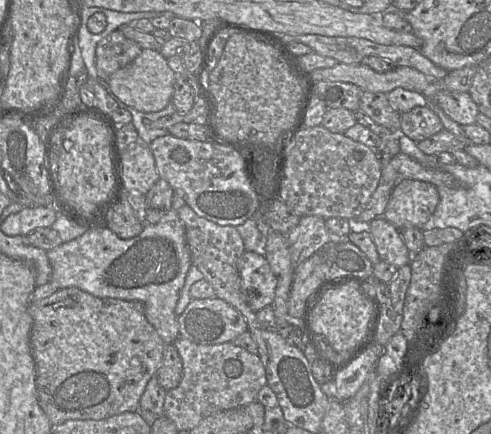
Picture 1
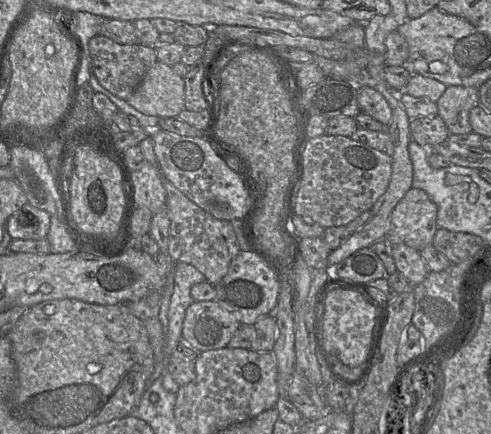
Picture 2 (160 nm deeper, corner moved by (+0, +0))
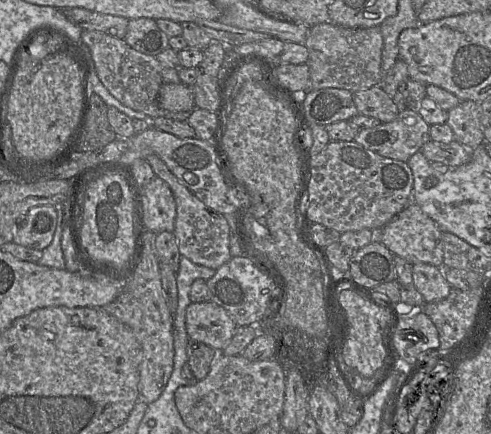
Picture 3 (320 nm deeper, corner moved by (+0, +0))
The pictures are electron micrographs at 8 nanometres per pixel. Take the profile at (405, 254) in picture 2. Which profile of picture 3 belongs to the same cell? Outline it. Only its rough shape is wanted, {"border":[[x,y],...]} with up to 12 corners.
{"border":[[412,264],[413,284],[425,303],[451,290],[442,267]]}

